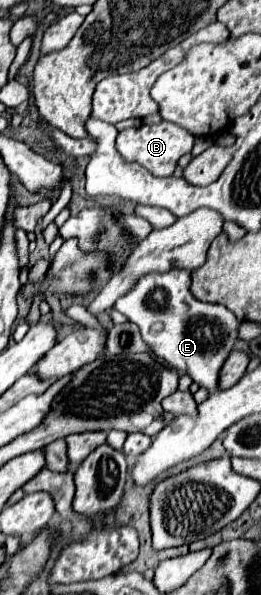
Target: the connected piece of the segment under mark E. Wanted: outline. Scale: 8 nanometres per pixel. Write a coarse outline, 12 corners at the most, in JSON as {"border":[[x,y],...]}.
{"border":[[190,272],[138,278],[114,308],[204,388],[238,340]]}

